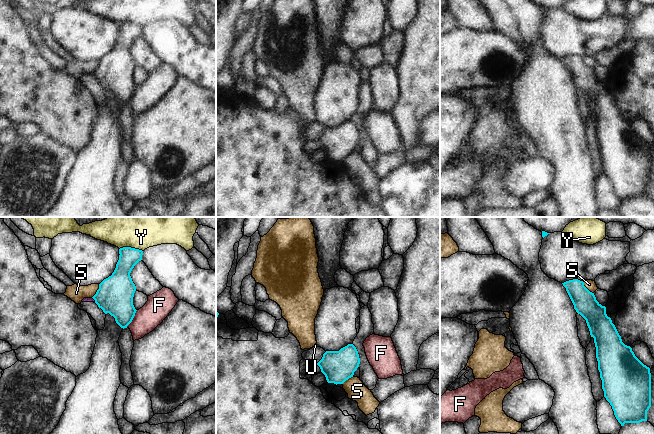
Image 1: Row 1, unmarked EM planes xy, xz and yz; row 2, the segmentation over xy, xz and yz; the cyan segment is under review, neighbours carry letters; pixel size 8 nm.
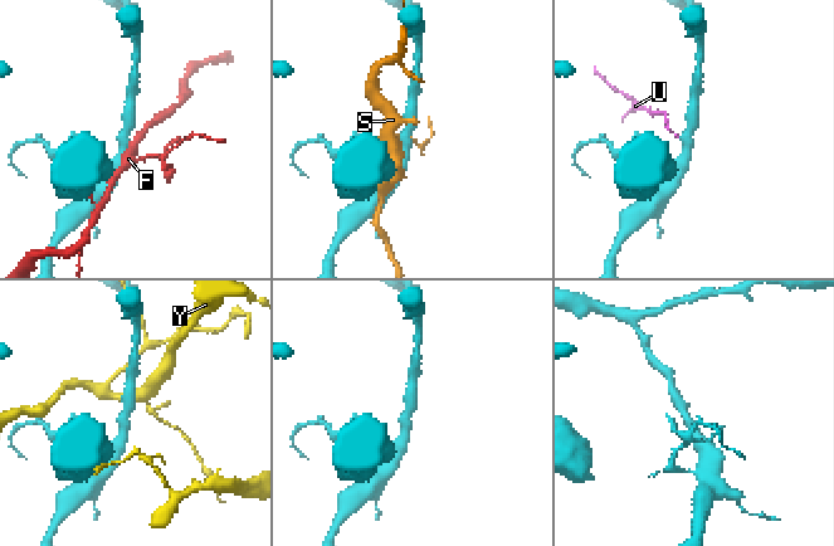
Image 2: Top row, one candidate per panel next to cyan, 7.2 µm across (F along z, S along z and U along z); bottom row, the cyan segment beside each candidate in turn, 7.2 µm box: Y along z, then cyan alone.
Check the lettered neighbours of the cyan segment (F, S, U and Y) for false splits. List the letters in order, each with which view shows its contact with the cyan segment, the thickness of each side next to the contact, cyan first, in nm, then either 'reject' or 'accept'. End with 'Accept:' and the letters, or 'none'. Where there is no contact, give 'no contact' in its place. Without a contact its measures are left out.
F: xy | 280/200 nm | reject
S: xy | 280/140 nm | reject
U: xy | 280/30 nm | reject
Y: xy | 160/480 nm | reject
Accept: none

